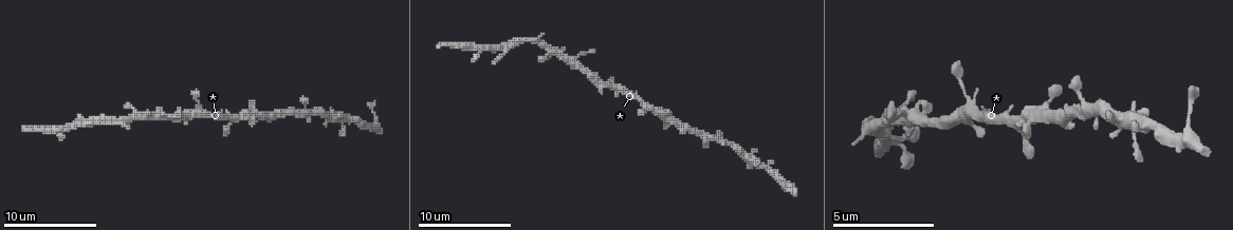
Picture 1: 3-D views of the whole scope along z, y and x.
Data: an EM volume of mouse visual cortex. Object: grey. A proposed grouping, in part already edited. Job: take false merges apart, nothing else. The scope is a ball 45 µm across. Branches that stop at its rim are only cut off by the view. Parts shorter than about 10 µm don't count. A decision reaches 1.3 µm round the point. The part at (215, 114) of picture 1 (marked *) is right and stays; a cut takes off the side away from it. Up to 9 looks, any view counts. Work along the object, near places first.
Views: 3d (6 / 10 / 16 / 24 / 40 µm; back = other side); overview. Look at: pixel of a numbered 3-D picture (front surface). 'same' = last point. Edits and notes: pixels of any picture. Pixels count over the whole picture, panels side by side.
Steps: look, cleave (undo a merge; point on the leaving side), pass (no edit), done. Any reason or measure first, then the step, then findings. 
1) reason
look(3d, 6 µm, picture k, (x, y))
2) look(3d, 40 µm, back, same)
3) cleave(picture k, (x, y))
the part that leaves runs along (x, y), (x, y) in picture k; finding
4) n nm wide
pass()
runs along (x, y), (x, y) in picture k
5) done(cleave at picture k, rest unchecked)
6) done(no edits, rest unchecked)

narrows sharply
look(3d, 16 µm, picture 1, (582, 72))

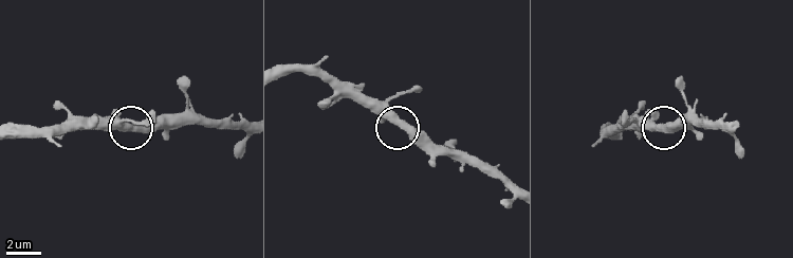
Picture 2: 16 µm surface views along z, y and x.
look(3d, 16 µm, back, picture 2, (136, 130))

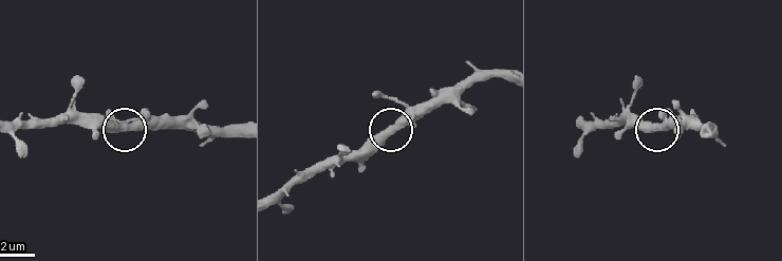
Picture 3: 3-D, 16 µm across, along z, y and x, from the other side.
pass()
one neuron here

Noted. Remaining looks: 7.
three-way junction
look(3d, 6 µm, picture 1, (1026, 113))

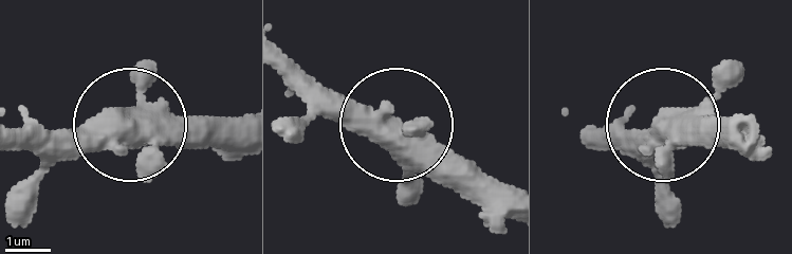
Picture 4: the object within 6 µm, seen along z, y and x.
pass()
all the same neuron

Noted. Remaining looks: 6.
narrows sharply
look(3d, 10 µm, picture 1, (1073, 113))

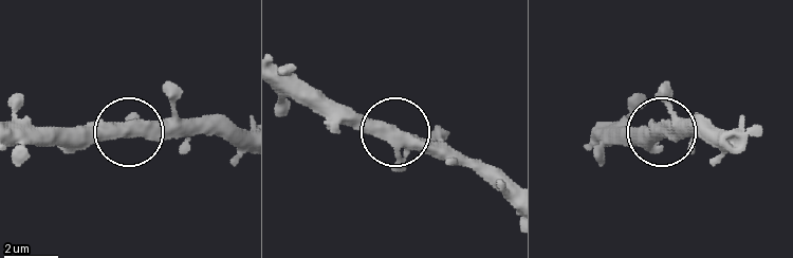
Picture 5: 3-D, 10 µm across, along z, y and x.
closer look
look(3d, 6 µm, picture 5, (659, 131))

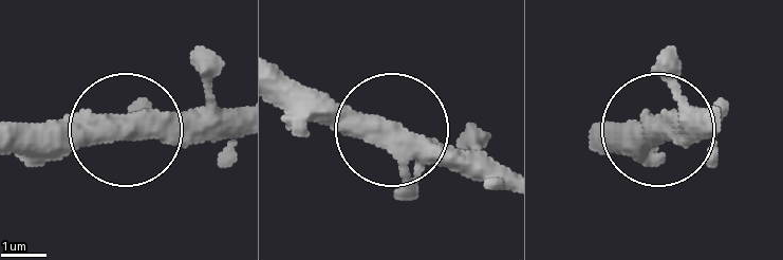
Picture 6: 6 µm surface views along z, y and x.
pass()
runs along (596, 134), (706, 134) in picture 6; all the same neuron

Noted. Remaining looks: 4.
sudden change in width
look(3d, 16 µm, picture 1, (514, 44))

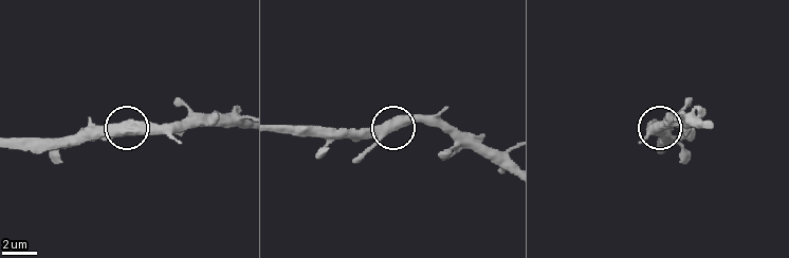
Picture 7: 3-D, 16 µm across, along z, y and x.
570 nm wide
pass()
all the same neuron

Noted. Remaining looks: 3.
done(no edits, rest unchecked)

